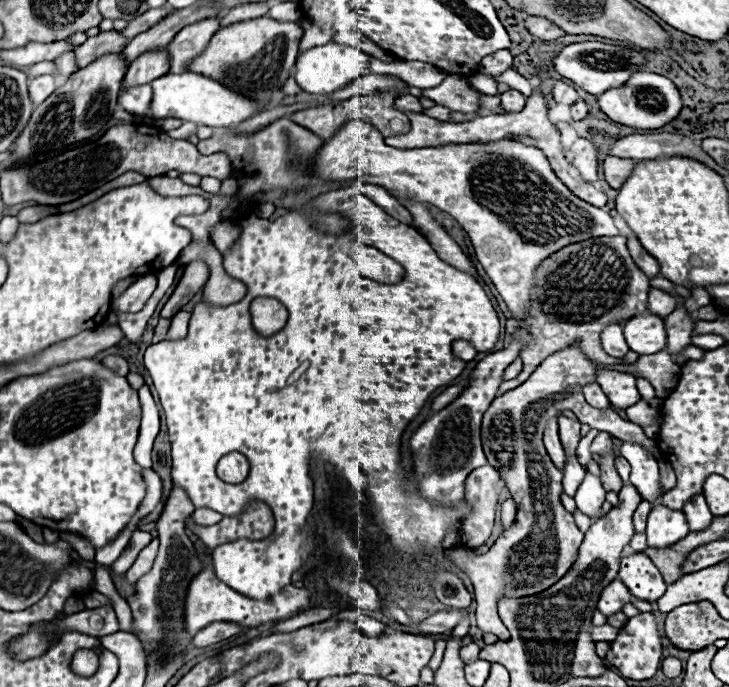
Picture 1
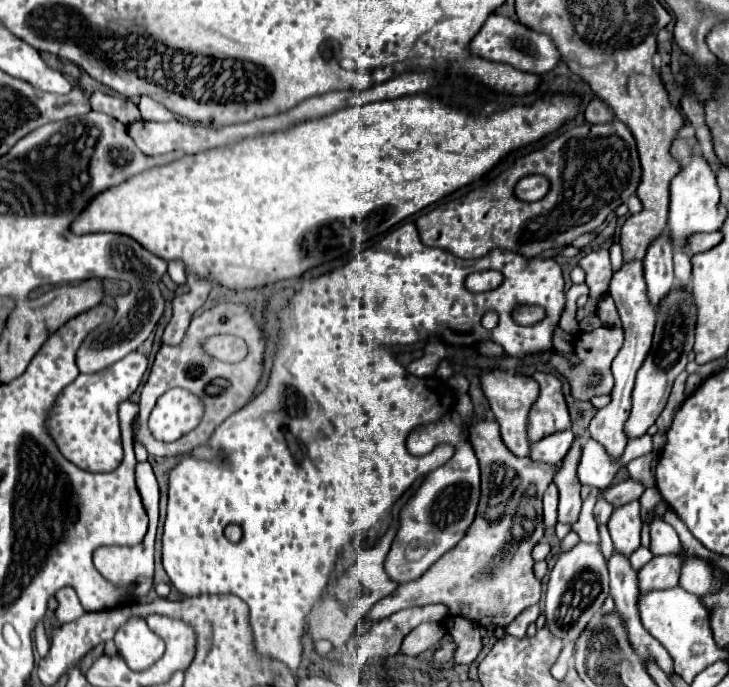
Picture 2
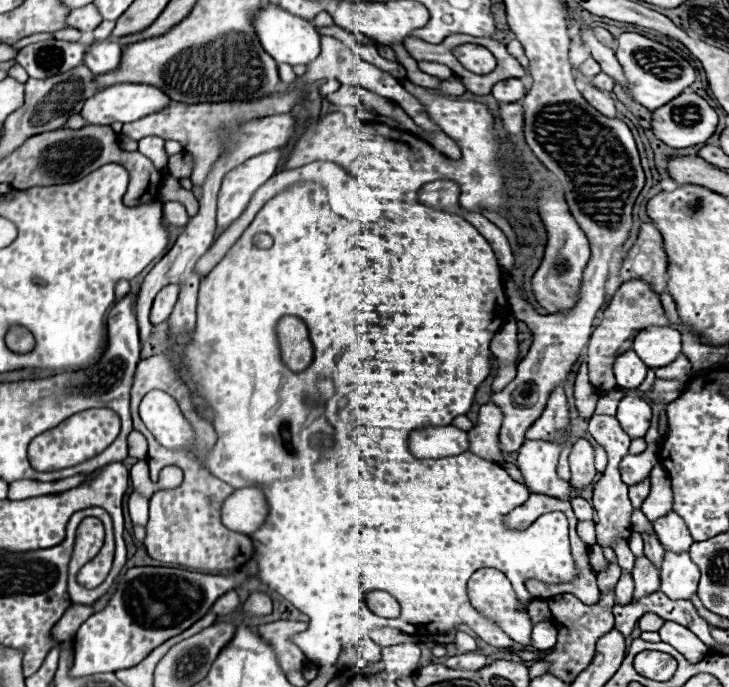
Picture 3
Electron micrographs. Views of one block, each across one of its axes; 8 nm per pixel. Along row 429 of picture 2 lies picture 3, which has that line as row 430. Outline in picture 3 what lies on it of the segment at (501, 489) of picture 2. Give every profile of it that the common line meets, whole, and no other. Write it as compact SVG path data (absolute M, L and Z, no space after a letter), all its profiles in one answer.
M492 402L484 404L478 414L478 424L468 432L468 452L476 454L482 460L503 465L505 459L502 458L498 442L503 418L498 406L492 406Z

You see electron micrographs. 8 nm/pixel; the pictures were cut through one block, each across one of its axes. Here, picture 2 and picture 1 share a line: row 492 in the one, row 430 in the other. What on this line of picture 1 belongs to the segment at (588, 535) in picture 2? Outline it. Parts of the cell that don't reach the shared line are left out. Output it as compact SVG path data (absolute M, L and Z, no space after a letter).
M590 430L582 440L580 440L580 446L578 446L578 460L580 460L580 464L588 464L588 460L592 460L592 454L590 454L590 444L592 444L592 440L596 438L596 430Z

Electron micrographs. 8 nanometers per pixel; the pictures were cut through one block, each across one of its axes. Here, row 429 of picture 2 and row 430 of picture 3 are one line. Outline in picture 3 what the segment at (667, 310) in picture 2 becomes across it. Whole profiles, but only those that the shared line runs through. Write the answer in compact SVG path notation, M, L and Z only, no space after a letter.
M628 394L618 404L618 422L632 438L644 438L652 424L652 408L638 398L636 394Z

